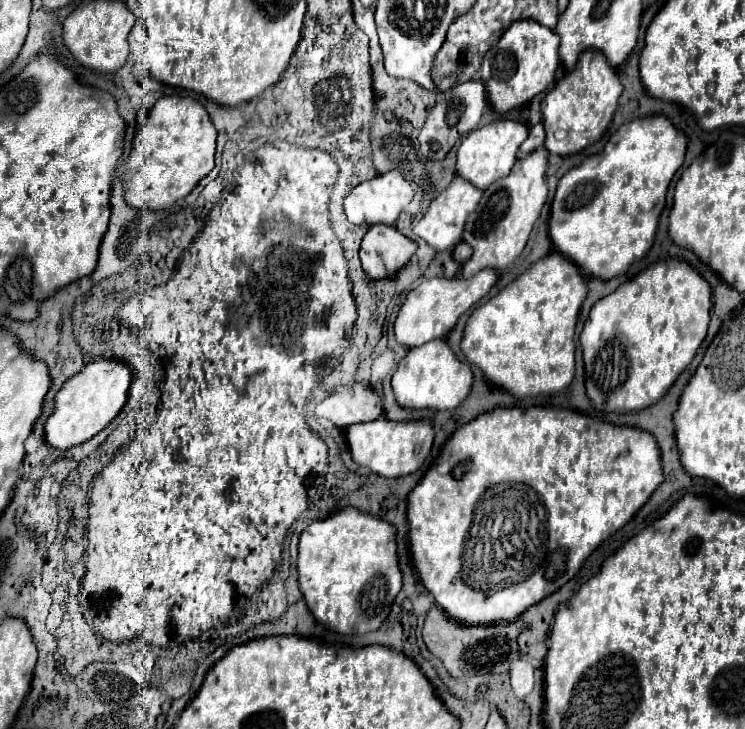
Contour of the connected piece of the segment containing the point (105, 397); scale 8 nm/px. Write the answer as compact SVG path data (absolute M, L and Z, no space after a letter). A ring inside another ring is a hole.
M96 360L86 364L78 374L68 378L56 392L54 410L44 424L46 442L52 448L68 450L96 436L122 410L128 398L130 382L132 382L130 370L116 360Z

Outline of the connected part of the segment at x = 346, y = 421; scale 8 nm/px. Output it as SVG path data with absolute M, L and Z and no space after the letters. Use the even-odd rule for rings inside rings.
M356 382L332 390L332 394L316 406L316 416L330 420L338 428L372 422L382 416L382 400L368 384Z

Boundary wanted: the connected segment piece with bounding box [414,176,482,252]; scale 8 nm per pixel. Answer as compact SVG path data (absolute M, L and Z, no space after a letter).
M456 176L450 186L432 200L428 212L422 216L422 220L414 226L414 232L424 238L434 250L442 252L448 248L454 248L460 240L462 240L462 232L464 232L464 222L468 218L468 214L478 206L478 200L482 198L482 192L472 186L468 180Z

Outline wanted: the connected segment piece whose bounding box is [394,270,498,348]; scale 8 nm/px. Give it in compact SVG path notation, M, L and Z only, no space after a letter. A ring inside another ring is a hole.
M482 270L472 278L432 278L418 284L412 292L408 292L406 302L402 304L396 322L394 322L394 336L396 342L408 348L422 346L434 338L444 338L458 318L470 310L480 298L484 298L490 288L494 286L498 274L494 270Z

